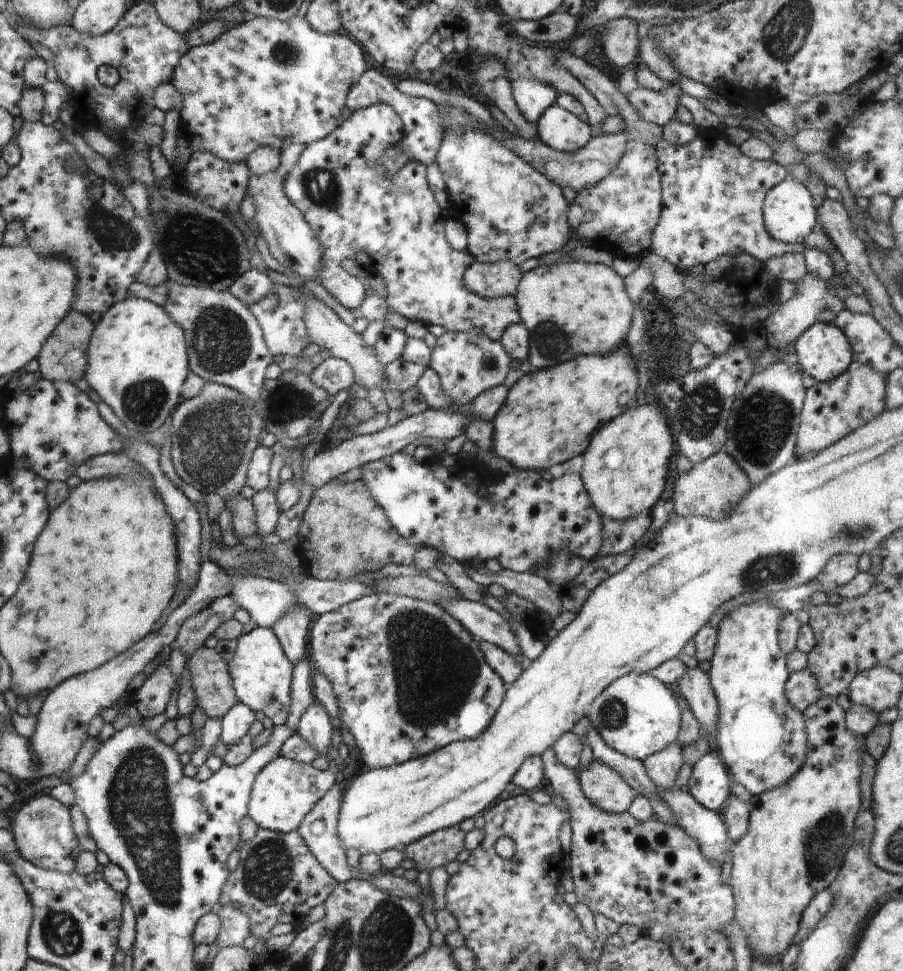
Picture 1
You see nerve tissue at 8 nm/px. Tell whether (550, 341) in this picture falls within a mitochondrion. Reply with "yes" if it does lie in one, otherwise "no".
yes

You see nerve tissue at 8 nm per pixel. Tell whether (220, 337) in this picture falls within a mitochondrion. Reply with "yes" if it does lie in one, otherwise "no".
yes

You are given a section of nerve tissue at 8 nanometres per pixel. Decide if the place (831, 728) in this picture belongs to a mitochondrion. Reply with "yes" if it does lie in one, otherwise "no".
no

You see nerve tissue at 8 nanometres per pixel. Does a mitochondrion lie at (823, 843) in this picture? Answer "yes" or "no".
yes

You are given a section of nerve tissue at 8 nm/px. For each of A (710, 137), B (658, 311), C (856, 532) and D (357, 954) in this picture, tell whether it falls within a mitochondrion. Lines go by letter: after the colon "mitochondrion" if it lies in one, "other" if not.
A: other
B: other
C: mitochondrion
D: mitochondrion

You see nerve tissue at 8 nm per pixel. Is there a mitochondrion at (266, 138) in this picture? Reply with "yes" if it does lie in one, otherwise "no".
no

